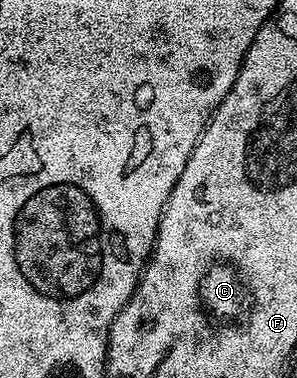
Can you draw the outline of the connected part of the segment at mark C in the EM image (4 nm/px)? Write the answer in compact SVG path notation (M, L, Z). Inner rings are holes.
M210 259L206 267L202 267L202 275L198 275L198 283L194 283L194 311L198 311L198 347L210 347L210 339L218 339L222 331L246 331L250 327L250 319L254 319L254 307L258 307L258 299L254 299L254 287L250 287L250 279L246 279L246 271L242 271L242 263L238 259Z

